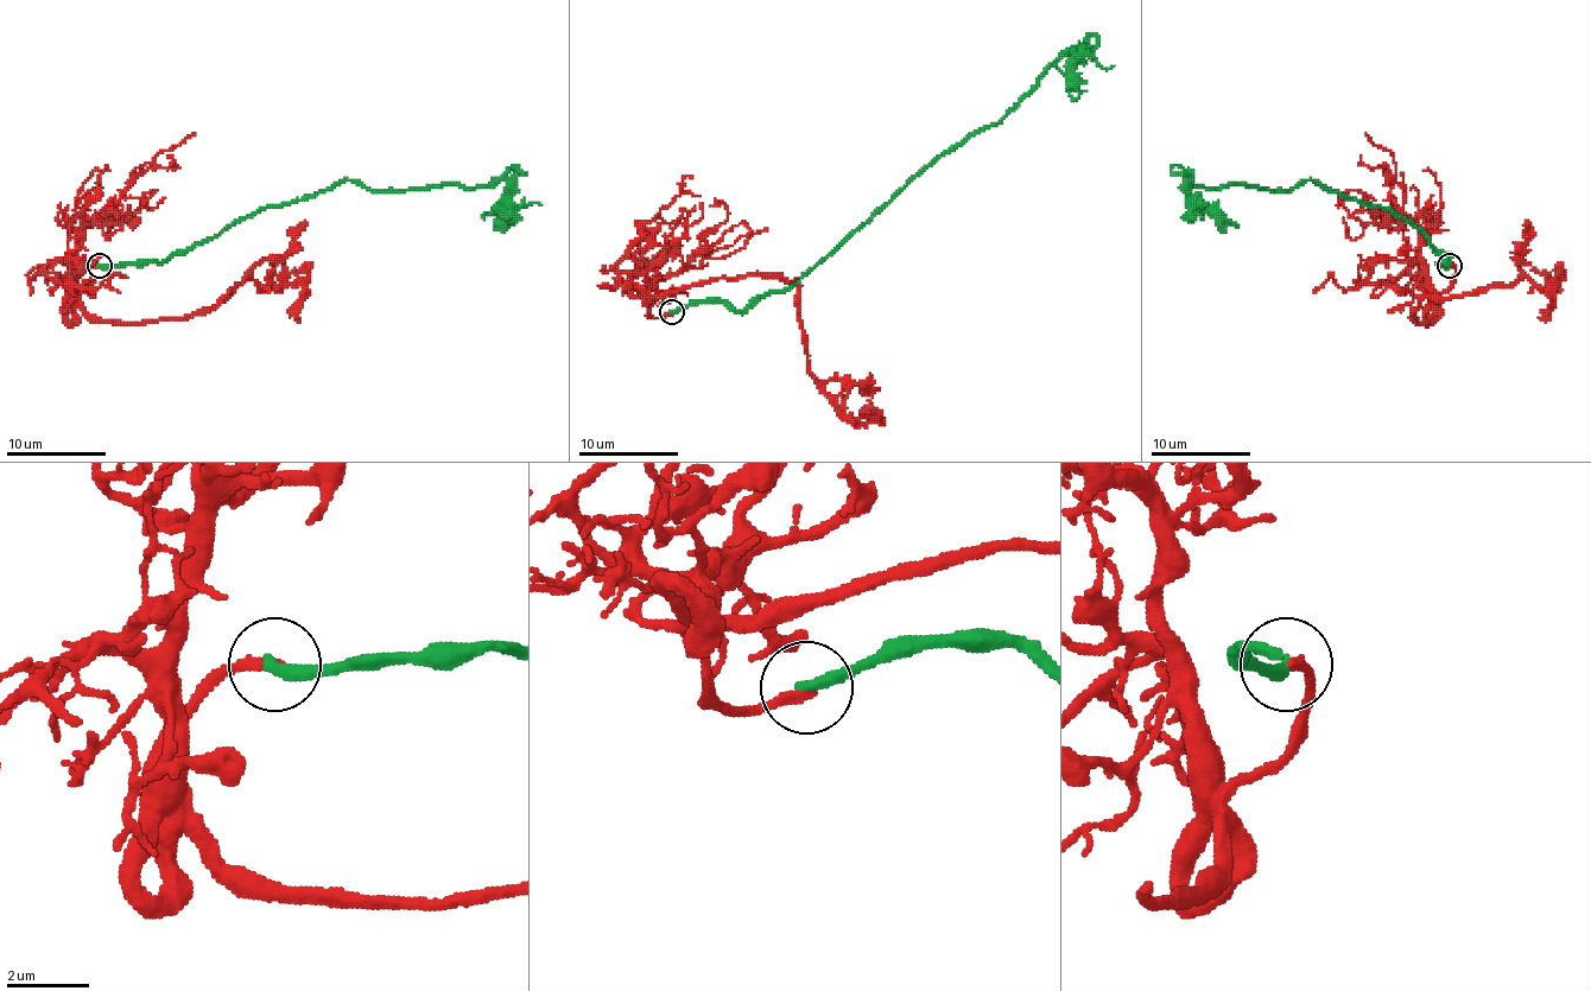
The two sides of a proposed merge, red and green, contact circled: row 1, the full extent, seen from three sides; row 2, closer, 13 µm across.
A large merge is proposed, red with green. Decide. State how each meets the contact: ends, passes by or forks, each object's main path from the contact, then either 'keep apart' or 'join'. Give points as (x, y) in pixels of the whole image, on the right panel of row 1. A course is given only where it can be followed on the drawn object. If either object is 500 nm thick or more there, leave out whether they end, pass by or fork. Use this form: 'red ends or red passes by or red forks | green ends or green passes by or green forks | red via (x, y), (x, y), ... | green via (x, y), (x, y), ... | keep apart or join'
red ends | green ends | red via (1450, 265), (1456, 274), (1418, 322), (1425, 297), (1522, 277), (1555, 285), (1545, 322) | green via (1450, 265), (1400, 215), (1313, 179), (1293, 190), (1196, 188), (1186, 179), (1238, 227) | keep apart

